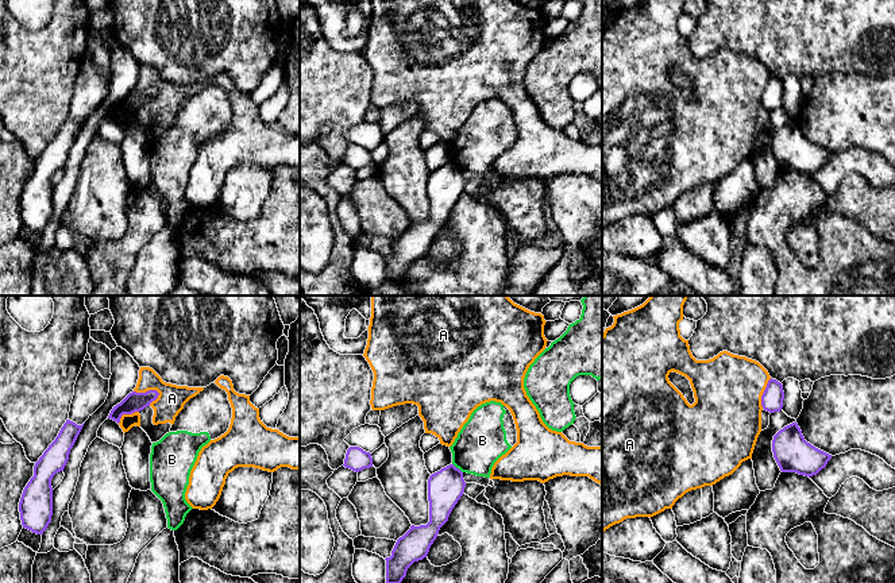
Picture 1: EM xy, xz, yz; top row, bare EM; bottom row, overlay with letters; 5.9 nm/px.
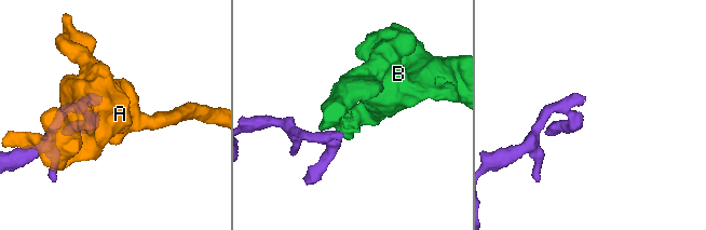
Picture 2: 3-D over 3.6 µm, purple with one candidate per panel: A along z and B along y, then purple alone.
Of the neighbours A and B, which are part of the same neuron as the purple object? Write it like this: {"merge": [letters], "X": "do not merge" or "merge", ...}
{"merge": [], "A": "do not merge", "B": "do not merge"}

